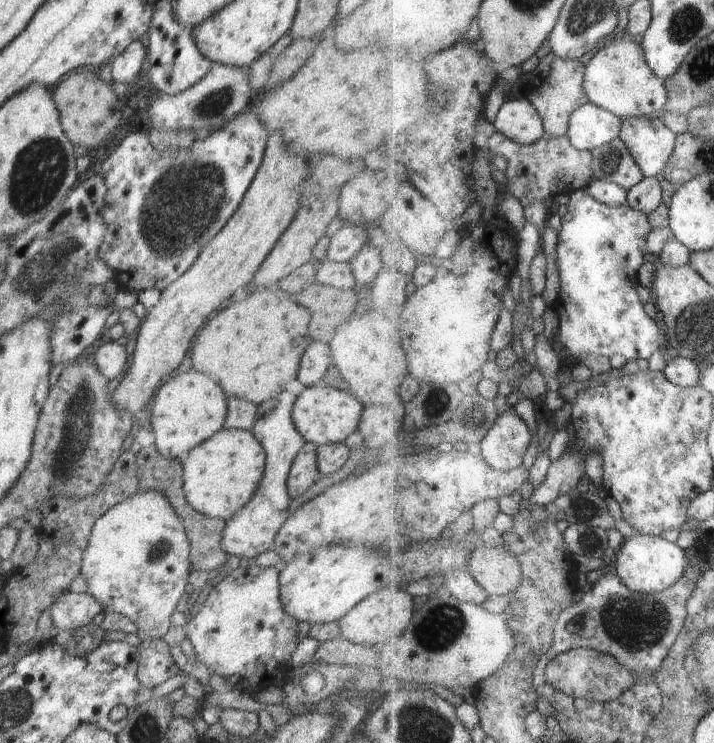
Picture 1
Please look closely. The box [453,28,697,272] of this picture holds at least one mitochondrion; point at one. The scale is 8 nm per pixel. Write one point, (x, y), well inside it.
(609, 162)

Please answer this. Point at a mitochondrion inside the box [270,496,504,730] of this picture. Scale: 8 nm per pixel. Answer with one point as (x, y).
(438, 628)

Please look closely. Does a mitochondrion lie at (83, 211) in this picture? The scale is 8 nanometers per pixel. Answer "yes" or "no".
no

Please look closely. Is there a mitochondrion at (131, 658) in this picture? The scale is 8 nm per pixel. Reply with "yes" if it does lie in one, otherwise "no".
no

